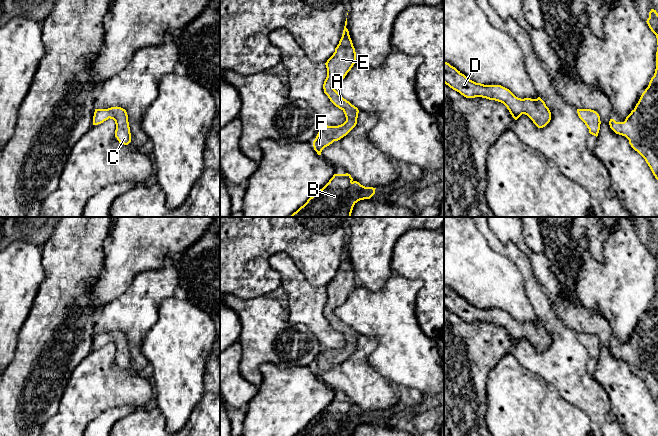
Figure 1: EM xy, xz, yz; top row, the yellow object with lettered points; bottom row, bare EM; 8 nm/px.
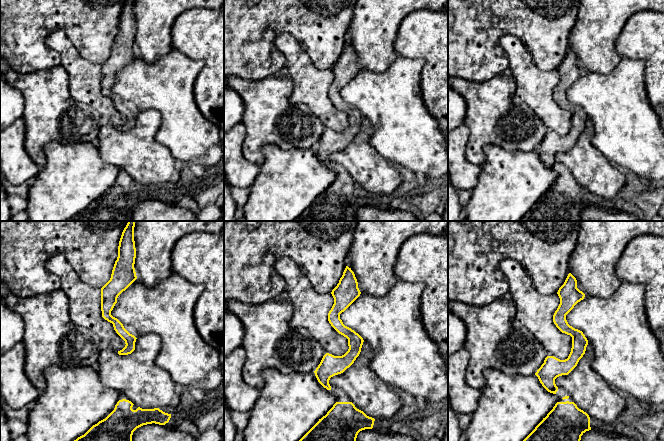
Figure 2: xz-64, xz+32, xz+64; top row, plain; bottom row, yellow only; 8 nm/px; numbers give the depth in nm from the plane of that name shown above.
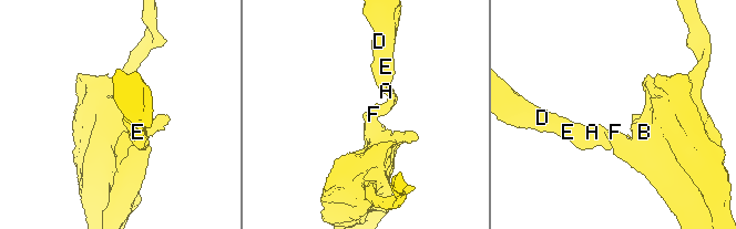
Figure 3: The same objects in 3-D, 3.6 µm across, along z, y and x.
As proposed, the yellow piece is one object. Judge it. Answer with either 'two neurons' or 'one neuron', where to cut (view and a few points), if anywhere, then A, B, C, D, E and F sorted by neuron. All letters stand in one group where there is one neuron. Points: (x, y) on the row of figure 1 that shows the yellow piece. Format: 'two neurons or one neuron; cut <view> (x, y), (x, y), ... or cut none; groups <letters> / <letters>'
one neuron; cut none; groups A B C D E F

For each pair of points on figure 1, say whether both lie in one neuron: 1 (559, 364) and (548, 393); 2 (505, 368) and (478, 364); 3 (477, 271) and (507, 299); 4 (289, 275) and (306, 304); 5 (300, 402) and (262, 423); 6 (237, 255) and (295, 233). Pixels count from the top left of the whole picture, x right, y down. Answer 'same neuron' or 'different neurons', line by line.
1: different neurons
2: different neurons
3: same neuron
4: same neuron
5: same neuron
6: same neuron

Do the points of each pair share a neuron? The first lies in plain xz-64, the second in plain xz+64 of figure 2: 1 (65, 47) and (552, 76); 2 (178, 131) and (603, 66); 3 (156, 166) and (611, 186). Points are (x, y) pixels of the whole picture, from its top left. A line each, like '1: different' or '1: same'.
1: same
2: different
3: same

